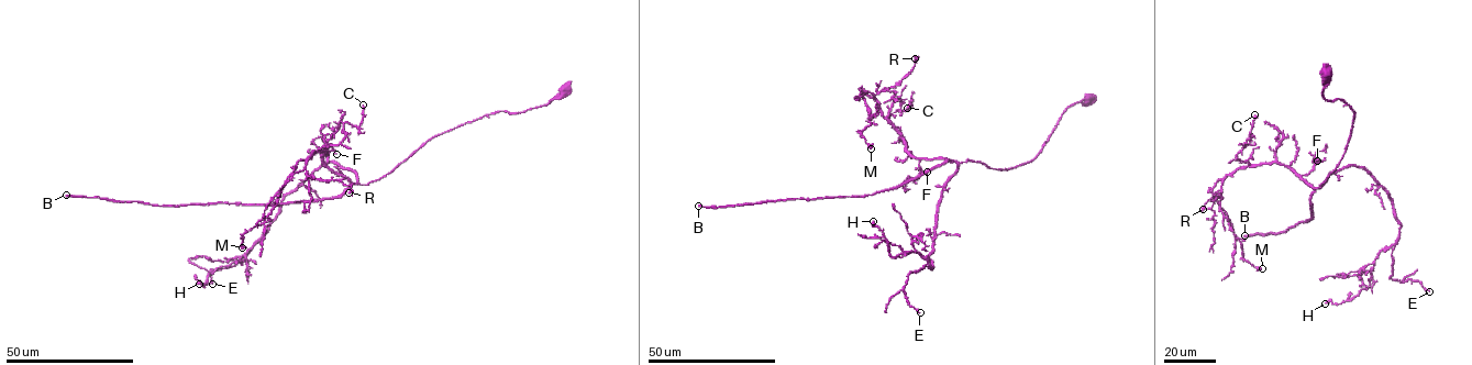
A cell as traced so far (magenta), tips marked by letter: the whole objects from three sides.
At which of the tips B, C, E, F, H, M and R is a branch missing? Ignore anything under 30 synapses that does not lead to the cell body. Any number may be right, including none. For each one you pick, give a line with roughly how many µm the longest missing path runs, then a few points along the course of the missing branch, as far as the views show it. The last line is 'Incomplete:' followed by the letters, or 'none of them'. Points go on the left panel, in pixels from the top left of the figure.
B: Missing length about 190 µm
Incomplete: B

